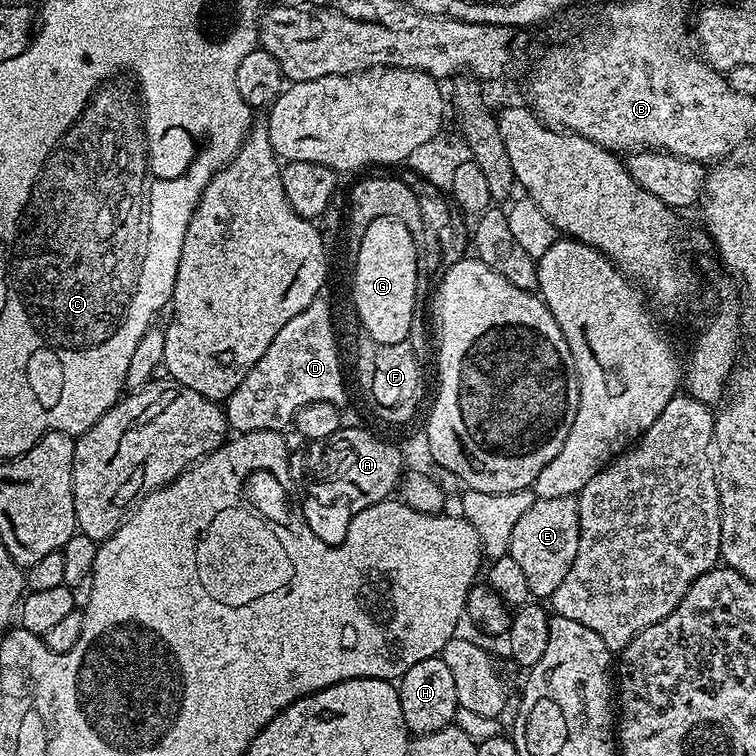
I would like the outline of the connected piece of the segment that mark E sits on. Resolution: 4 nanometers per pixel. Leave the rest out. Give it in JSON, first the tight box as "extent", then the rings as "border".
{"extent":[508,495,580,598],"border":[[[575,495],[537,498],[534,506],[522,514],[522,519],[514,525],[508,555],[518,562],[522,574],[526,574],[528,591],[533,597],[551,598],[554,590],[562,586],[562,578],[570,574],[574,554],[578,554],[579,537],[580,505]]]}

